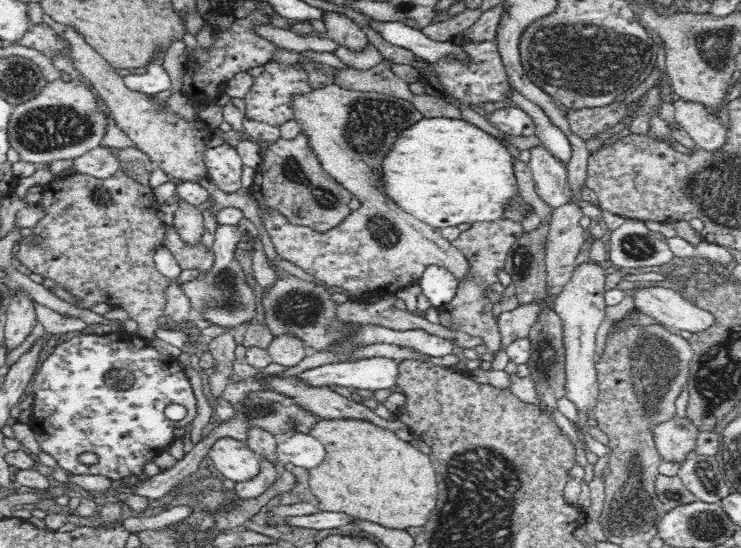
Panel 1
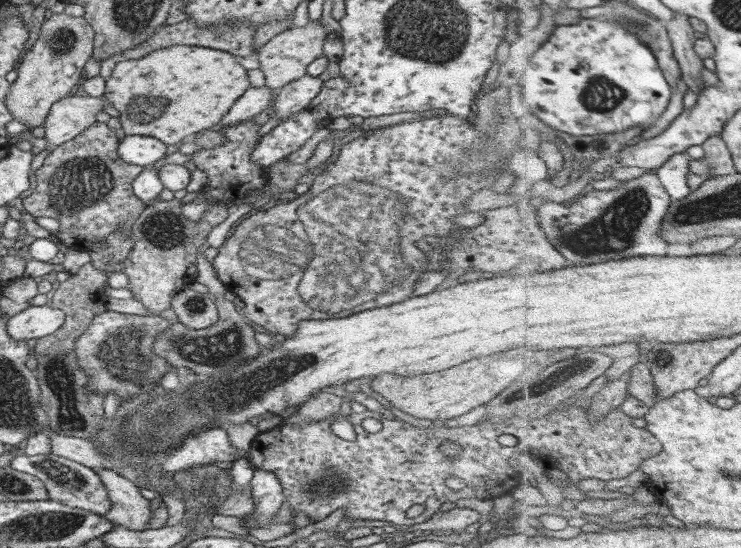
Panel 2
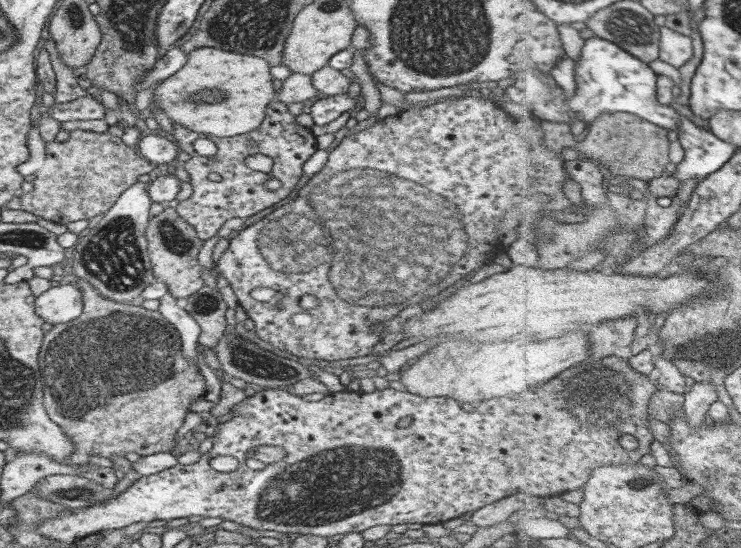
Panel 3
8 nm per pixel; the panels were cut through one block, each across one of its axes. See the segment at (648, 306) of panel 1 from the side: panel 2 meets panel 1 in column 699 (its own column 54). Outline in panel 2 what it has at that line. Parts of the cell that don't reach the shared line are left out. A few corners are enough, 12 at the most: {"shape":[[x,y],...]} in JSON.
{"shape":[[52,305],[31,306],[8,318],[16,340],[56,332],[66,313]]}

